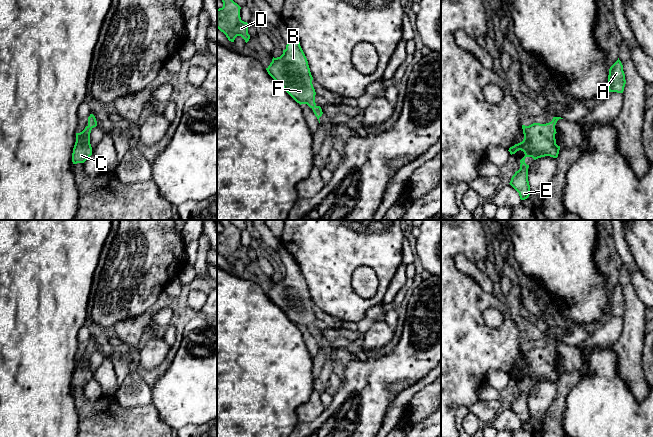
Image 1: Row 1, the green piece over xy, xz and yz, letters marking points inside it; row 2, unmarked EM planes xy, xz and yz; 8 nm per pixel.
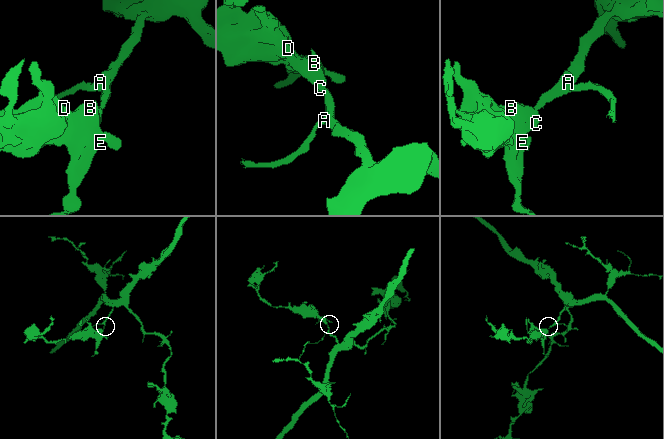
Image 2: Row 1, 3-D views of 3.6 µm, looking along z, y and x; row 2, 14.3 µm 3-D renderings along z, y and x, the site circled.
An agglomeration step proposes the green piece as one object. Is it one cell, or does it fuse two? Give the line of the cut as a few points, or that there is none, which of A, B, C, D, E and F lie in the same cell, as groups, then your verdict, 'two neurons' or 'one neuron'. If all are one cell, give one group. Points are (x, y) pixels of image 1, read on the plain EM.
no cut; A B C D E F; one neuron

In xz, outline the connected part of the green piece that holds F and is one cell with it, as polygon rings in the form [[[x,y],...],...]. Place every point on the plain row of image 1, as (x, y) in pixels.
[[[287,254],[287,269],[280,281],[272,283],[268,298],[300,329],[307,328],[318,345],[323,336],[315,327],[315,313],[307,282],[295,258]]]

